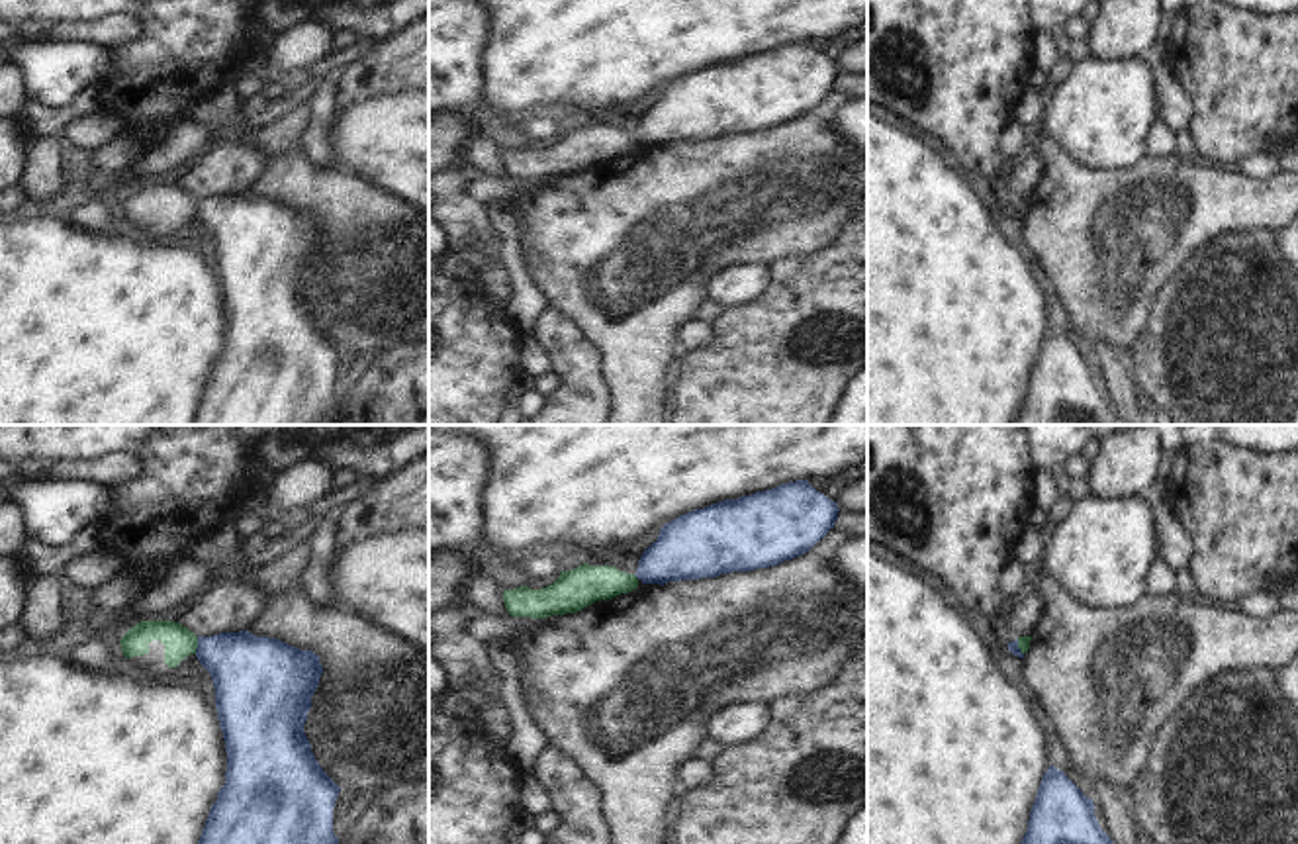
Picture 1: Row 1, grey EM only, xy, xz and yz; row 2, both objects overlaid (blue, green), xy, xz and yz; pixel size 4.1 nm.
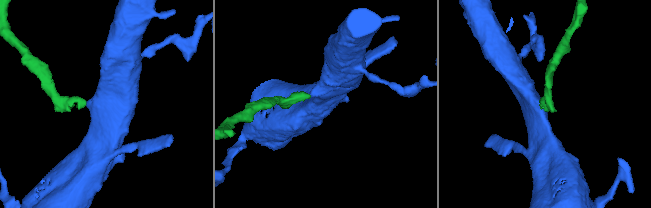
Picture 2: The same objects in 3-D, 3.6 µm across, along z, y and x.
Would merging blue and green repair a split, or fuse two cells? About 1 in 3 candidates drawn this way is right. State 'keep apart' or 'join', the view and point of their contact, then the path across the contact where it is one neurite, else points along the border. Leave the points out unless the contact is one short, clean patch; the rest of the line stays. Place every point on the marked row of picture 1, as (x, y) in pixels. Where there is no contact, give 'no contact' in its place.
keep apart | xy (198, 645) | along xy (198, 637), (194, 653)

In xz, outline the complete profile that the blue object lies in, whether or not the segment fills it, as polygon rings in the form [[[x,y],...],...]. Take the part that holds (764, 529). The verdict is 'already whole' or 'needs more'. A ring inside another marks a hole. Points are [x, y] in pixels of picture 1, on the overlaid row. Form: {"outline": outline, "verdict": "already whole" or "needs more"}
{"outline": [[[807,480],[724,499],[666,523],[634,576],[664,586],[777,566],[824,539],[838,511]]], "verdict": "already whole"}

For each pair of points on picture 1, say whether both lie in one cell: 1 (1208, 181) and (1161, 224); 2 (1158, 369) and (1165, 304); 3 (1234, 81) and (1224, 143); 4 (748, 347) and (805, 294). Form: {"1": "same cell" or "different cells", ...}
{"1": "same cell", "2": "same cell", "3": "same cell", "4": "same cell"}

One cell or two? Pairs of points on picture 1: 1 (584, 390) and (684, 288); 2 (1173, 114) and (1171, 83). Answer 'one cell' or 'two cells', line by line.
1: two cells
2: one cell

